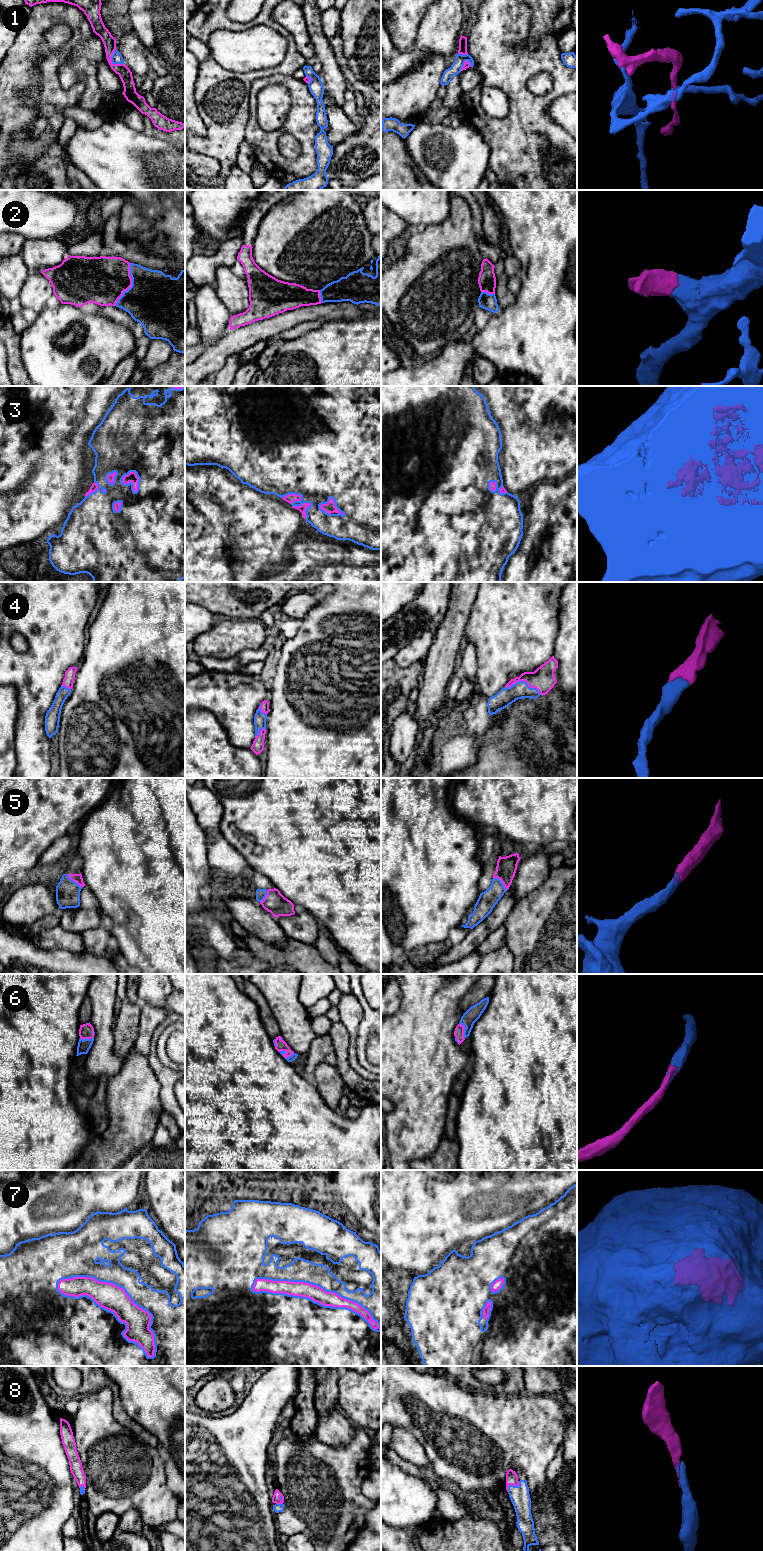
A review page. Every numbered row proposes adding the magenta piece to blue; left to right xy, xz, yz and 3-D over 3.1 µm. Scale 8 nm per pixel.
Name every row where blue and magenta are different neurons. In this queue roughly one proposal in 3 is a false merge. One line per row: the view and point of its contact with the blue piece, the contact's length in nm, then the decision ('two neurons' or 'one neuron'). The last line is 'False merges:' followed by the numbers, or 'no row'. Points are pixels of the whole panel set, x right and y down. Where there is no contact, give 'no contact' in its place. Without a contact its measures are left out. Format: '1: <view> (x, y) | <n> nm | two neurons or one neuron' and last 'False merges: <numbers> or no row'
1: xy (112, 61) | 140 nm | two neurons
2: xy (132, 285) | 360 nm | one neuron
3: xz (292, 505) | 260 nm | one neuron
4: yz (523, 681) | 300 nm | one neuron
5: yz (501, 882) | 160 nm | one neuron
6: yz (464, 1030) | 130 nm | one neuron
7: xz (316, 1285) | 1050 nm | one neuron
8: yz (512, 1485) | 130 nm | one neuron
False merges: 1

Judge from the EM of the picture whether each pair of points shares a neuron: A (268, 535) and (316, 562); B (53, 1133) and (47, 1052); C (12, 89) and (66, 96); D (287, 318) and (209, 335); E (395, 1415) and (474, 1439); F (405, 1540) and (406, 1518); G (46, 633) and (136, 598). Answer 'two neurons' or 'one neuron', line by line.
A: two neurons
B: one neuron
C: one neuron
D: two neurons
E: one neuron
F: two neurons
G: two neurons

